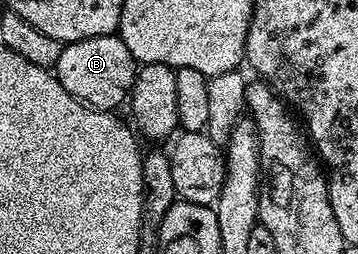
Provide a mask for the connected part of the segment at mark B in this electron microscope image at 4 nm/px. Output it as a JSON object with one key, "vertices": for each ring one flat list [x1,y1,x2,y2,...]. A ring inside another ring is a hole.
{"vertices":[[117,34,110,36,92,36,88,40,67,42,61,51,56,63,54,72,62,87,69,91,75,98,94,109,101,109,104,112,118,109,118,105,129,98,133,83,136,81,138,63,133,55,127,50,126,45]]}

